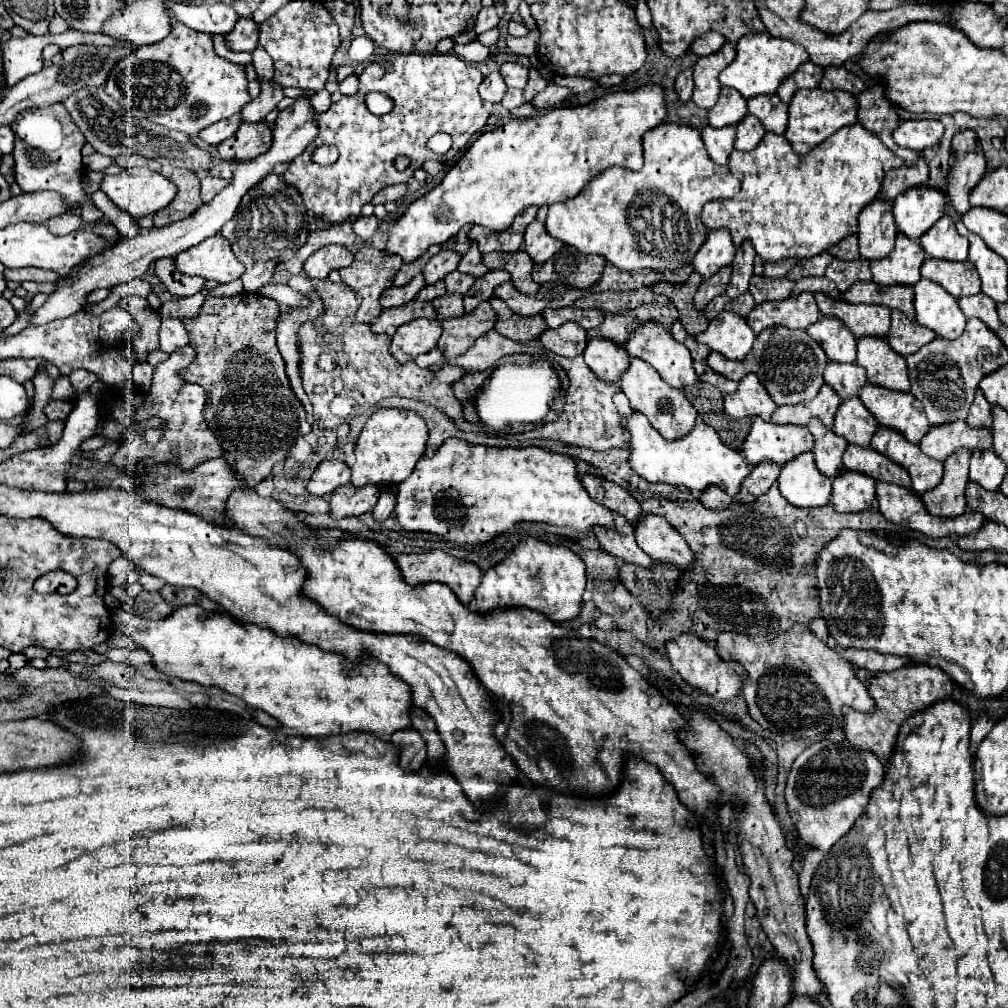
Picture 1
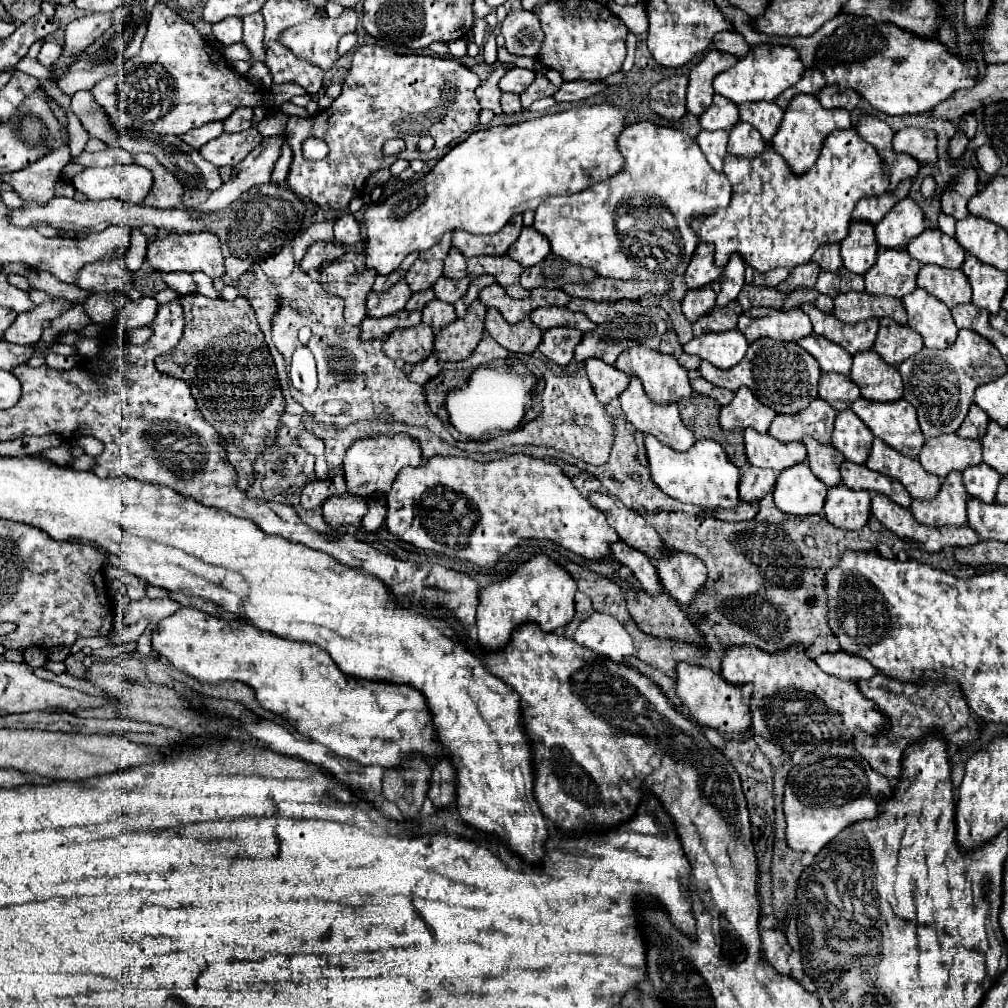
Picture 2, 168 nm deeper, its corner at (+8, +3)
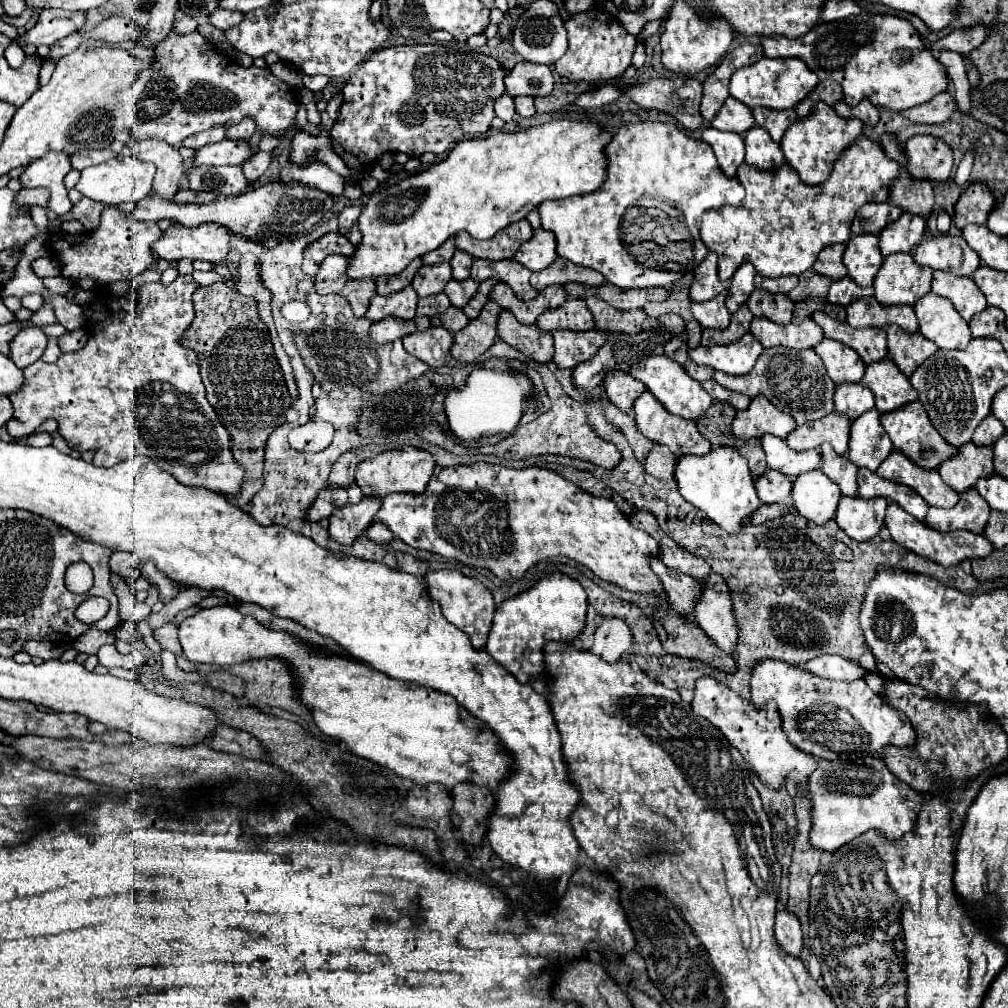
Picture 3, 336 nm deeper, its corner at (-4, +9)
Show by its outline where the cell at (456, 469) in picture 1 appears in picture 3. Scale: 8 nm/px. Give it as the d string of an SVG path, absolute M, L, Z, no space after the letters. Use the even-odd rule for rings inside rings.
M488 463L446 467L436 473L422 495L394 493L382 497L382 507L376 519L386 525L396 539L414 549L424 549L476 569L486 569L498 579L520 579L532 565L560 555L588 567L598 579L622 589L646 595L664 593L662 581L650 567L650 559L660 557L658 541L632 527L614 501L594 497L558 473L542 467L508 469Z

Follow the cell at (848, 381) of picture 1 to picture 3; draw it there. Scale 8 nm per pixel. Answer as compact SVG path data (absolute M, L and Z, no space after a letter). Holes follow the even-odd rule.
M846 383L836 387L834 395L834 409L852 421L860 417L864 411L870 411L874 407L874 395L868 387L860 383Z

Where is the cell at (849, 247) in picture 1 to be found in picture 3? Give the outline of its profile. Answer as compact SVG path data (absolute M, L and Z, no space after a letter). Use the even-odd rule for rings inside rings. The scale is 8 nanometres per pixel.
M828 245L826 249L820 251L816 263L814 263L814 271L822 277L828 277L832 281L836 279L844 279L846 277L846 269L842 265L842 253L844 253L844 245Z

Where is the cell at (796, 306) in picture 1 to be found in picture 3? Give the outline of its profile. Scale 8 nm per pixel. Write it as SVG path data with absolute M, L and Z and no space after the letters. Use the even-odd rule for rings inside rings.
M762 317L754 319L750 325L750 333L754 339L762 343L764 349L770 347L788 347L788 349L814 349L822 339L822 329L812 321L804 319L804 323L790 323L790 325L776 325L772 321L766 321Z

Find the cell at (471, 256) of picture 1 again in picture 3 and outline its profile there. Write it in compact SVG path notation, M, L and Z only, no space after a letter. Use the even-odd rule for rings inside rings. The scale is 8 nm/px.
M456 251L454 257L452 257L452 261L450 261L452 279L456 279L456 281L466 281L466 279L470 277L472 261L474 261L474 257L468 255L466 251Z

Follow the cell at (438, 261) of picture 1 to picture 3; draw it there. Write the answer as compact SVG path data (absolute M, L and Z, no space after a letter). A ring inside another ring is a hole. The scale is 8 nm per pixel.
M448 263L442 265L422 265L416 277L412 279L412 287L420 297L442 293L446 283L452 279L452 271Z

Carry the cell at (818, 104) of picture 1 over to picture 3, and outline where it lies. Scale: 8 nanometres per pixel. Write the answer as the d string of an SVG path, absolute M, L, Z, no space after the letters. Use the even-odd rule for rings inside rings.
M818 103L808 119L798 119L792 123L780 147L784 151L786 163L800 175L806 185L822 185L830 177L830 171L840 153L862 135L862 127L864 125L860 119L842 119L830 105Z

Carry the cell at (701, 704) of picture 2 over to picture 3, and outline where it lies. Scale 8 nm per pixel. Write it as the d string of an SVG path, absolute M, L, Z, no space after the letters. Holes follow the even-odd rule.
M702 677L696 683L696 697L692 701L692 711L704 719L708 719L714 727L718 727L728 743L736 747L742 757L750 763L752 771L768 789L782 789L784 785L792 783L798 789L808 789L810 775L818 767L816 759L802 749L798 749L782 731L782 719L778 715L776 703L768 701L766 707L756 709L752 703L742 699L738 693L728 689L726 685L718 683L714 677Z

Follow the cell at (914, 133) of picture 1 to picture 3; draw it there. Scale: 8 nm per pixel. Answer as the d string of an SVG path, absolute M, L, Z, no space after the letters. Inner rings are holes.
M916 135L906 143L904 149L908 161L906 169L912 179L928 179L932 183L944 183L952 173L952 153L950 147L932 135Z

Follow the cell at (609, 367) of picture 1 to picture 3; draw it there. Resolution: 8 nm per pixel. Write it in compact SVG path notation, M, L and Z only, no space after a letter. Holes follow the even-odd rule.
M614 371L614 373L606 375L604 391L606 391L606 397L610 403L614 403L620 411L630 413L634 401L646 391L646 387L642 381L630 377L628 373Z

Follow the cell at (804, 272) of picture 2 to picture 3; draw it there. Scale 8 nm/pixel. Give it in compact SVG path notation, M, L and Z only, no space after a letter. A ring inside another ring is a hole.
M812 269L804 271L798 279L800 279L800 283L796 285L796 289L792 289L788 293L790 299L794 299L794 303L798 303L802 299L808 299L808 297L816 297L816 299L824 301L826 291L830 289L830 283L832 283L828 277L822 277Z

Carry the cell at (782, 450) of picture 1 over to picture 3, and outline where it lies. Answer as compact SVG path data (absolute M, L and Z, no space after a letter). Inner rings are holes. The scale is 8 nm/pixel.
M764 435L762 437L762 447L766 451L768 467L776 469L788 477L798 477L806 471L820 469L820 453L810 449L810 451L792 451L784 439L778 439L774 435Z

